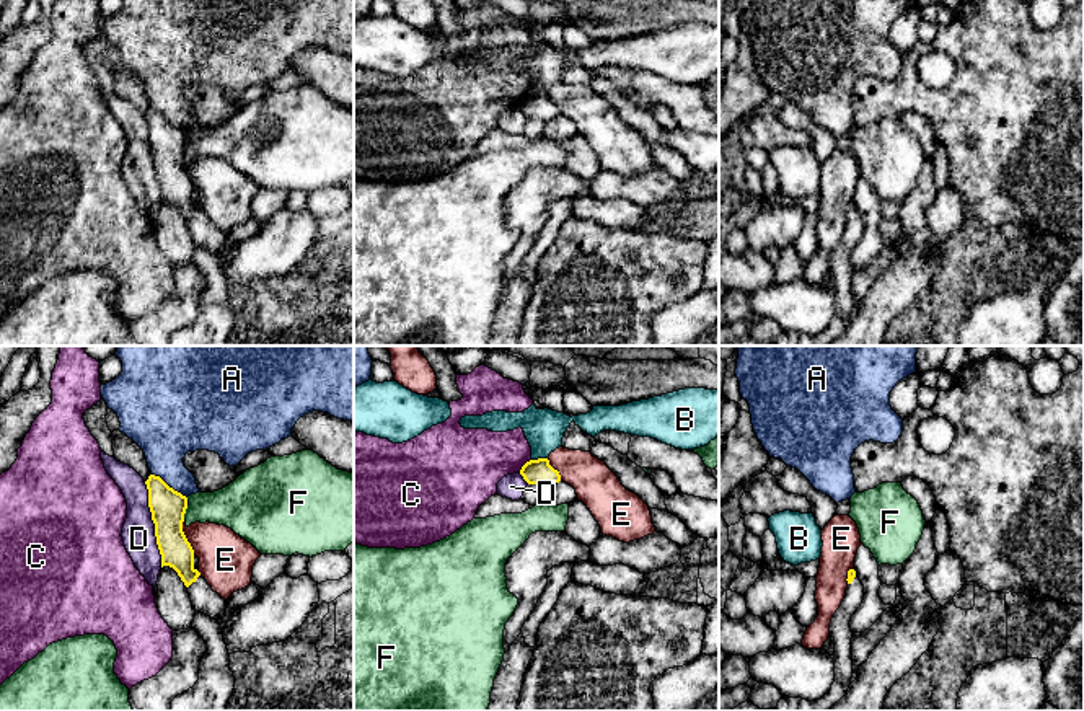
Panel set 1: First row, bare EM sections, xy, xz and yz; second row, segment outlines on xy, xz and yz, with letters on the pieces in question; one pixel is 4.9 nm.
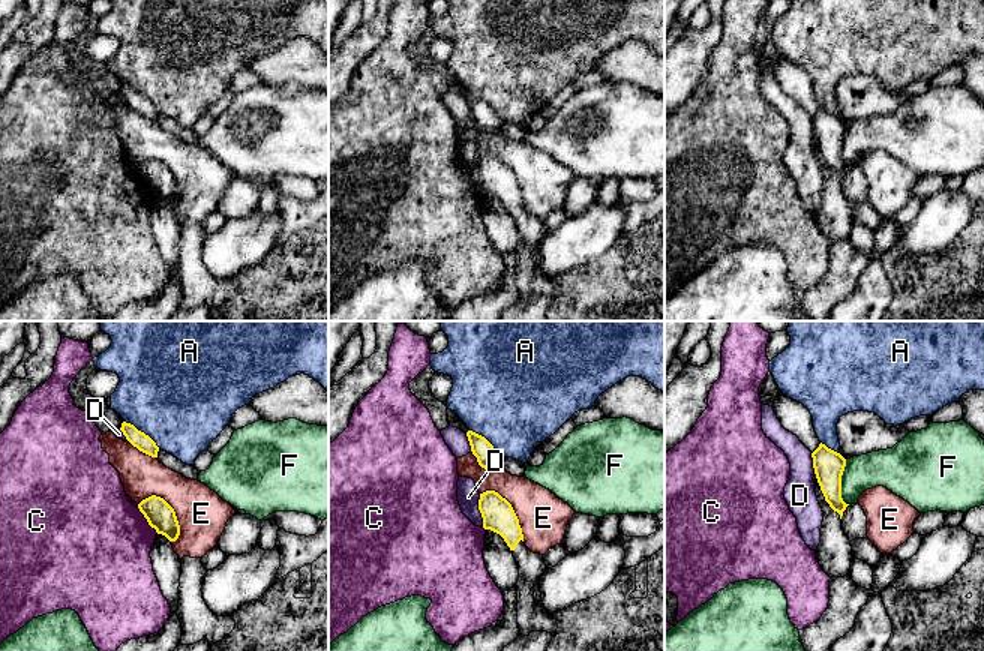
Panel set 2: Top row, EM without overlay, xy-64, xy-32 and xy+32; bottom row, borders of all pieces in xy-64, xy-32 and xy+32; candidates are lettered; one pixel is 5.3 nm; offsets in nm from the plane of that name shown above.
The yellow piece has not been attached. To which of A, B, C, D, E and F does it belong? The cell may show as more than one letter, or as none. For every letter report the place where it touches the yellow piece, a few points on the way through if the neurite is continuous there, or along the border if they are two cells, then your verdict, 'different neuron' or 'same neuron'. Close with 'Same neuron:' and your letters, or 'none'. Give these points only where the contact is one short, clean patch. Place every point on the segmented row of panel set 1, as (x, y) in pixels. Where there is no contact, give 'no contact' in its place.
A: contact xy (168, 486); different neuron
B: contact xz (538, 459); different neuron
C: contact xz (524, 465); different neuron
D: contact xy (154, 522); different neuron
E: contact xy (185, 537); different neuron
F: contact xy (185, 512); different neuron
Same neuron: none

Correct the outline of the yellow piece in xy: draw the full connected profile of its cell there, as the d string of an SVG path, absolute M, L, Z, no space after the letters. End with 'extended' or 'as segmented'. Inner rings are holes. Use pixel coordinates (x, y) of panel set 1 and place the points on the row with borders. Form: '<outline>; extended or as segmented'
M150 475L145 481L148 507L155 523L156 545L161 554L161 567L173 567L184 585L196 612L214 620L225 613L227 602L194 567L194 550L183 532L187 497L170 488L160 476Z; extended

